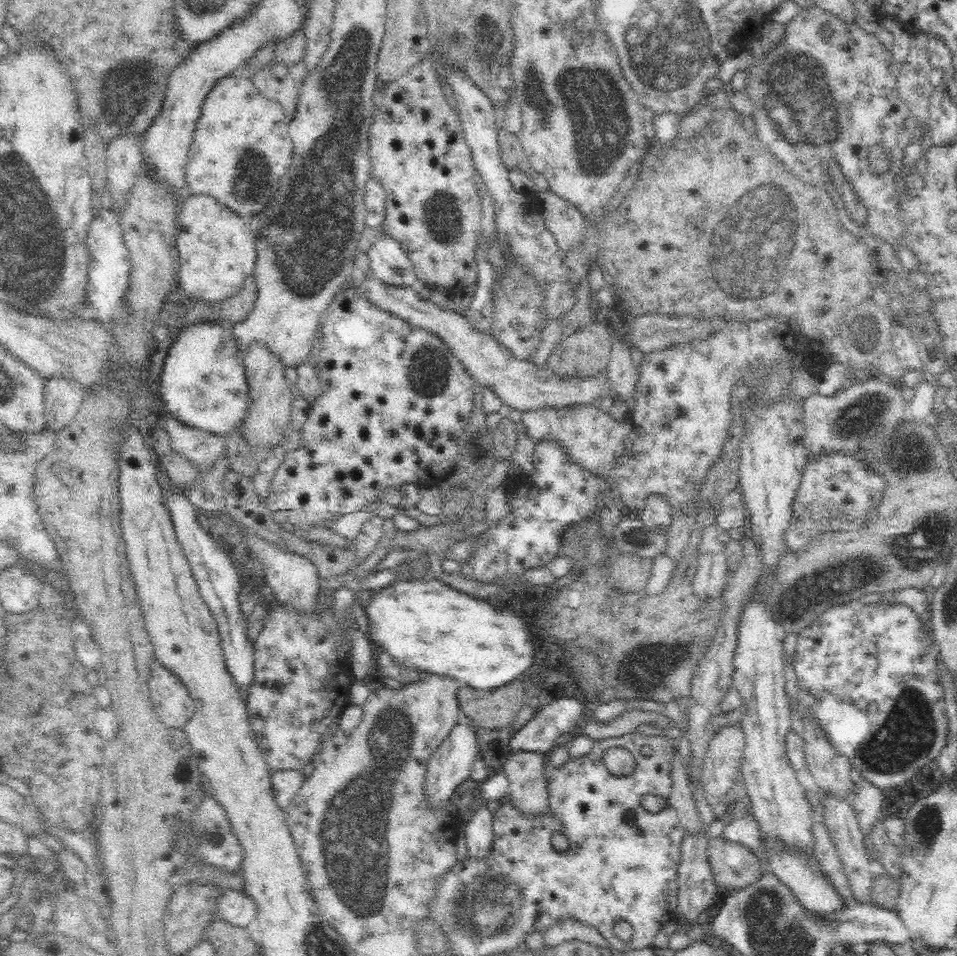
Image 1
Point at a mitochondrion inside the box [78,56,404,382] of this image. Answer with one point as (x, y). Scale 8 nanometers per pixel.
(129, 92)

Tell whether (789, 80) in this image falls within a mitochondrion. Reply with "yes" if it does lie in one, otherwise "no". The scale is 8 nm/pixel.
yes

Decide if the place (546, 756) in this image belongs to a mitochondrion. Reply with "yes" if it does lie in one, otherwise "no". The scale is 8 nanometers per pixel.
no

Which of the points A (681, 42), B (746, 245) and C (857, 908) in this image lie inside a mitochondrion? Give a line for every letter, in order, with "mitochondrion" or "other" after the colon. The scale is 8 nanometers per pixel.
A: mitochondrion
B: mitochondrion
C: other

